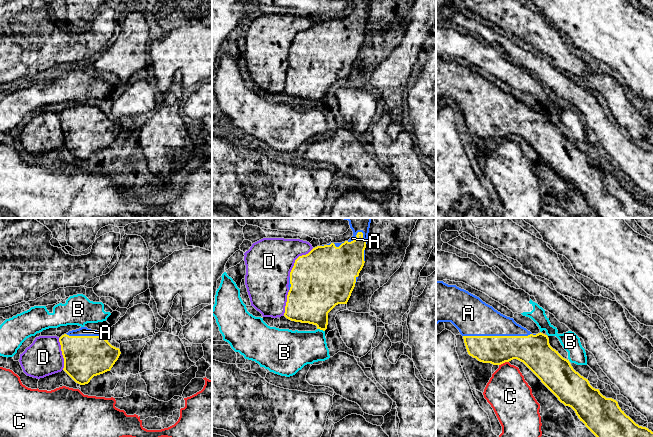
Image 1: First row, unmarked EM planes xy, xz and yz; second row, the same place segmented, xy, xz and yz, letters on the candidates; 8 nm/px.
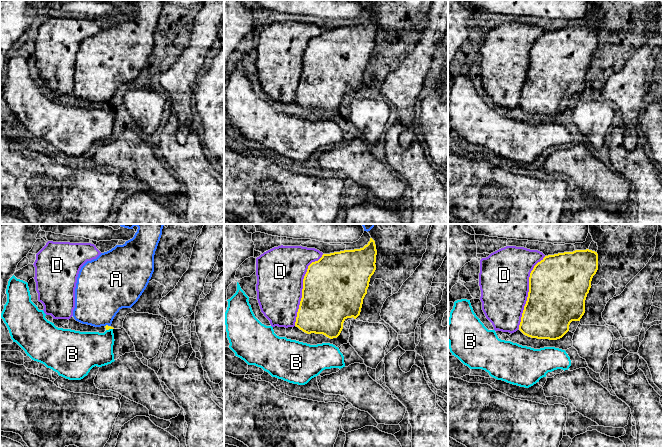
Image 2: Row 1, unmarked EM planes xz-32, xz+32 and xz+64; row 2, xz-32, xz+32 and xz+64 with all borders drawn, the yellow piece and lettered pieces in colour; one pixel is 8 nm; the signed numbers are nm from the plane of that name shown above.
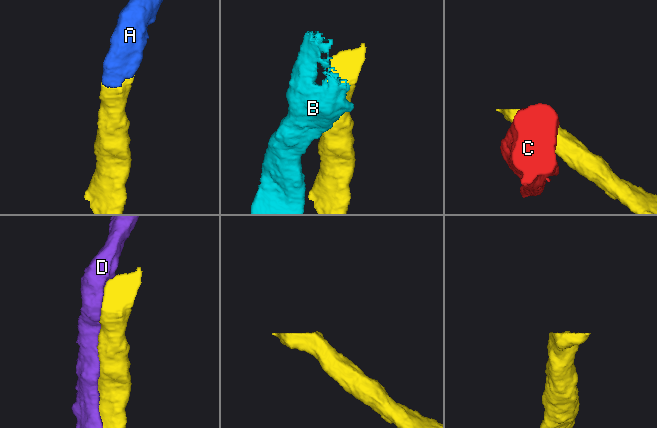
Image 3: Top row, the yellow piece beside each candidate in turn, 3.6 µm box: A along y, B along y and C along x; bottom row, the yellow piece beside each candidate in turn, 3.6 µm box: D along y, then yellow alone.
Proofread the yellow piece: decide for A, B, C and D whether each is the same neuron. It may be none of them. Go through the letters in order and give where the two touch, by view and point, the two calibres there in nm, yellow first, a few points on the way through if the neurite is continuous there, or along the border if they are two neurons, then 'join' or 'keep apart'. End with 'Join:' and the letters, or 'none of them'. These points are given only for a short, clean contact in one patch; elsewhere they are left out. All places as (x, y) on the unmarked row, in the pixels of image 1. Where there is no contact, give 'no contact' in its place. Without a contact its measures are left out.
A: yz (499, 112) | 220/280 nm | join
B: xz (321, 105) | 360/280 nm | keep apart
C: yz (503, 138) | 240/340 nm | along yz (508, 137), (499, 141) | keep apart
D: xz (296, 35) | 460/380 nm | keep apart
Join: A

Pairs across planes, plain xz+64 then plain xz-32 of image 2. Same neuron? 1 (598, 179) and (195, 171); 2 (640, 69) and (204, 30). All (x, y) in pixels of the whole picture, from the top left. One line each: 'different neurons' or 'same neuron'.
1: different neurons
2: same neuron

